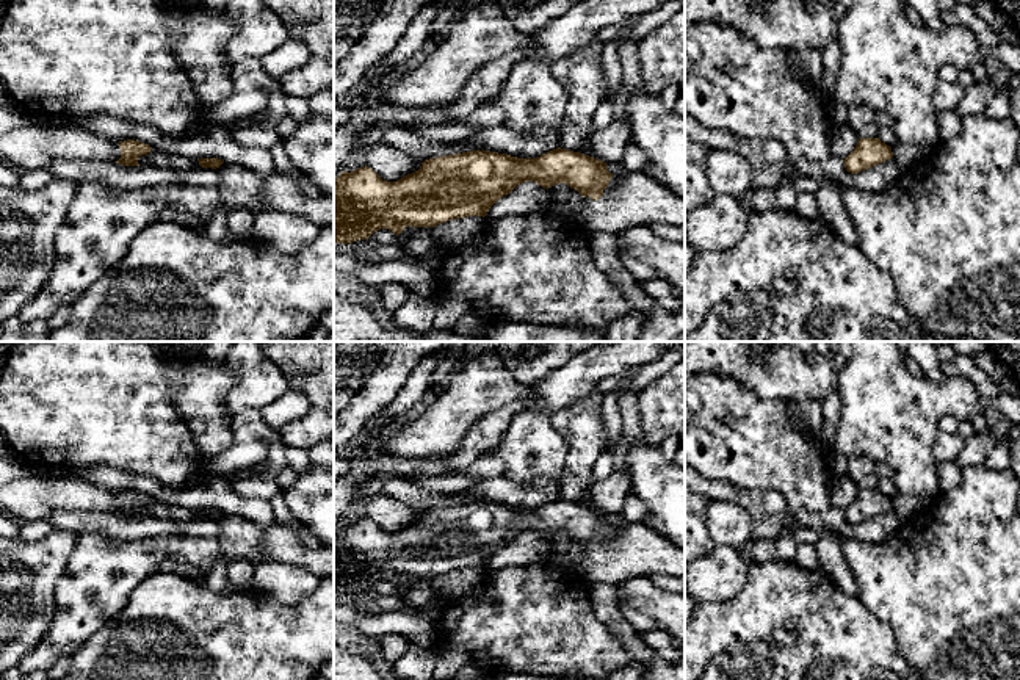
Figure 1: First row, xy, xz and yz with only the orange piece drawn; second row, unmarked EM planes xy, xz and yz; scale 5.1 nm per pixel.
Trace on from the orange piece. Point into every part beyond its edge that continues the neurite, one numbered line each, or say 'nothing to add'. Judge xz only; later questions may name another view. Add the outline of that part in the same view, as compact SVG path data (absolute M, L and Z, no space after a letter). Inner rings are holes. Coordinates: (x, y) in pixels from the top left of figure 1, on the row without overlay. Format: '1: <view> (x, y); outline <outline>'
1: xz (630, 549); outline M625 522L611 528L599 552L584 548L580 573L589 584L617 584L638 575L685 580L685 548L644 523Z

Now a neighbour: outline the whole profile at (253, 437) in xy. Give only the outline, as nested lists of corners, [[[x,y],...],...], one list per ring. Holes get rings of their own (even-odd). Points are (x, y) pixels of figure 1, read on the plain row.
[[[257,409],[232,415],[232,434],[230,447],[212,459],[212,473],[226,479],[268,458],[271,445],[282,440]]]

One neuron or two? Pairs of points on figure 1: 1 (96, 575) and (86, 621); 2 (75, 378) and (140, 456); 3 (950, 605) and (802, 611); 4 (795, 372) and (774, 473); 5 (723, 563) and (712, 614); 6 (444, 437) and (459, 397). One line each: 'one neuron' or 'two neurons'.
1: one neuron
2: one neuron
3: two neurons
4: two neurons
5: two neurons
6: one neuron

